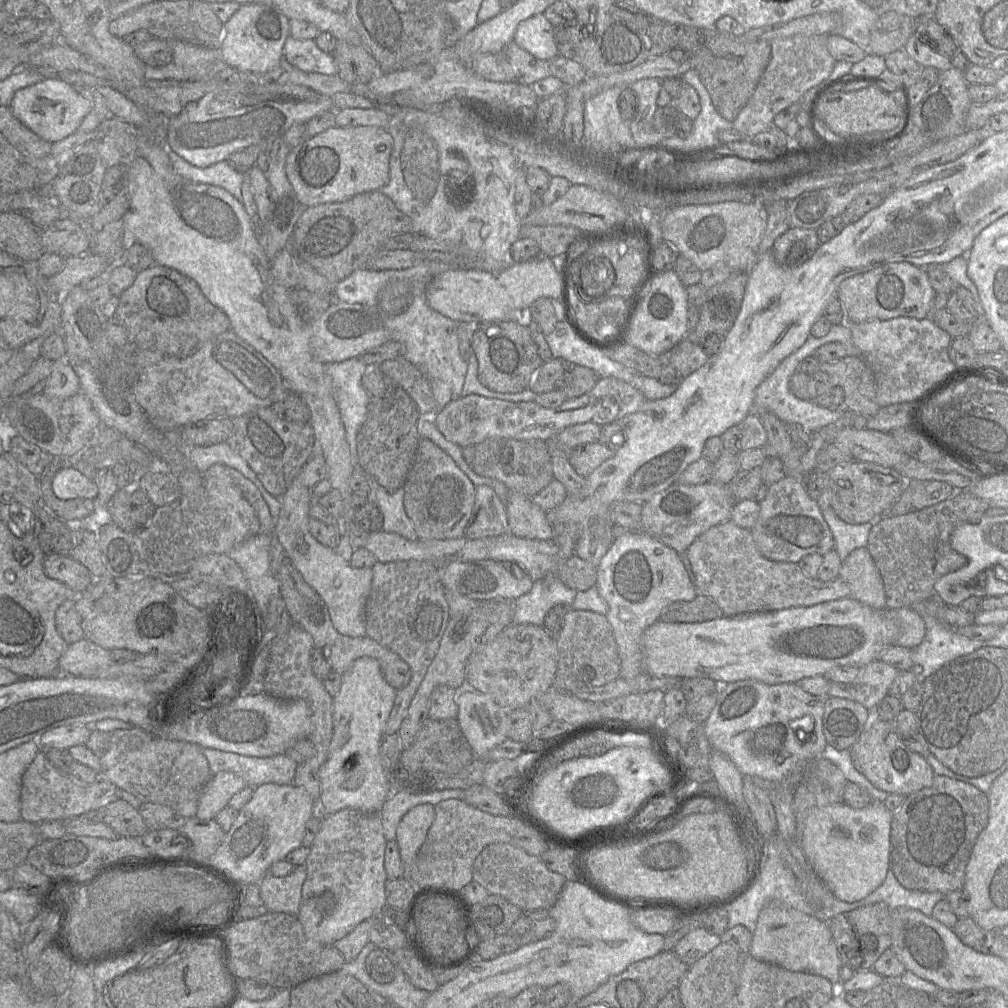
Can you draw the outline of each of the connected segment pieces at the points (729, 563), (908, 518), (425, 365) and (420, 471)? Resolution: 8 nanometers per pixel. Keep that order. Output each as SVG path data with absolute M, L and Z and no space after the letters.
M726 521L700 535L686 551L698 593L711 598L724 616L752 612L773 612L793 607L810 607L819 603L850 597L850 589L839 577L829 582L806 576L797 563L775 562L765 558L756 547L750 529Z
M956 491L956 493L950 497L949 499L940 502L936 505L921 509L919 511L915 511L912 513L908 513L902 516L893 516L893 517L883 517L881 520L878 520L873 523L871 530L868 534L868 539L867 539L867 545L866 549L869 551L869 554L879 572L879 575L881 577L881 580L883 582L883 588L885 592L885 598L886 598L886 610L896 610L896 609L901 609L901 608L909 608L912 604L927 600L930 598L935 597L935 590L934 590L934 585L936 581L941 578L942 576L954 572L960 568L962 568L966 563L967 559L965 556L959 554L956 552L950 545L950 537L954 530L959 527L960 525L967 523L967 522L973 522L973 521L978 521L983 515L985 515L985 512L993 508L991 507L987 502L984 500L974 496L968 491Z
M422 260L413 267L400 270L375 271L361 268L337 282L333 296L336 301L362 304L375 312L389 332L391 340L404 345L404 357L429 380L447 382L455 399L461 397L467 373L467 362L459 350L458 322L433 310L426 299L426 289L431 280L449 269L455 267L431 260Z
M420 439L403 489L405 511L419 539L445 540L466 537L465 529L475 503L476 485L451 456L431 440Z

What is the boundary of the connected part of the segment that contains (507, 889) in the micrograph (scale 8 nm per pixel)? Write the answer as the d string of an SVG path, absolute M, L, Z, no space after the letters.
M492 843L480 852L473 863L473 880L481 884L490 895L500 895L523 911L549 910L557 901L564 884L567 882L564 876L549 870L539 857L530 855L507 843Z

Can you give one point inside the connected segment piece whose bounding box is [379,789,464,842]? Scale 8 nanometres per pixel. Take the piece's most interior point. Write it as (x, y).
(400, 802)

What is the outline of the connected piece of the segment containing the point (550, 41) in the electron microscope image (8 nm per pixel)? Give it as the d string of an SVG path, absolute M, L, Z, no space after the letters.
M536 14L518 24L513 40L535 58L549 61L559 54L552 30L544 14Z

